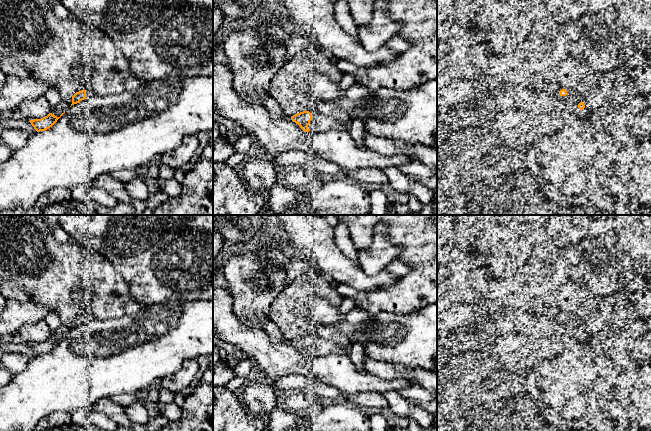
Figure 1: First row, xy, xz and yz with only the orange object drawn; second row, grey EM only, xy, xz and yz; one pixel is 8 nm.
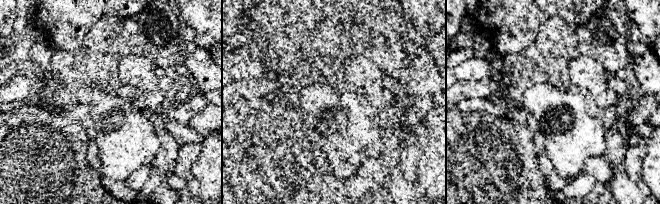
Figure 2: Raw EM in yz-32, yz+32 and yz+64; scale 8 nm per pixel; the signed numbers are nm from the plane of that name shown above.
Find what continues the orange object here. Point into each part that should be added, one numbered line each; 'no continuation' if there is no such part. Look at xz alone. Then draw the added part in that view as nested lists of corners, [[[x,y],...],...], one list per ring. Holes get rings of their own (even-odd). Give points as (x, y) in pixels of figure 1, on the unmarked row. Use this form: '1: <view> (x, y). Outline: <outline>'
1: xz (319, 346). Outline: [[[307,333],[312,339],[312,344],[308,349],[309,356],[322,356],[329,353],[349,354],[339,343],[323,339],[316,334]]]

